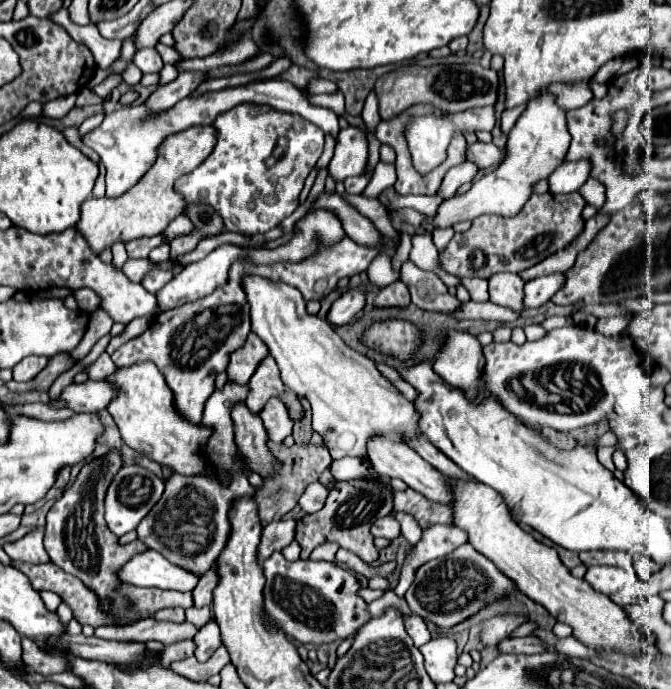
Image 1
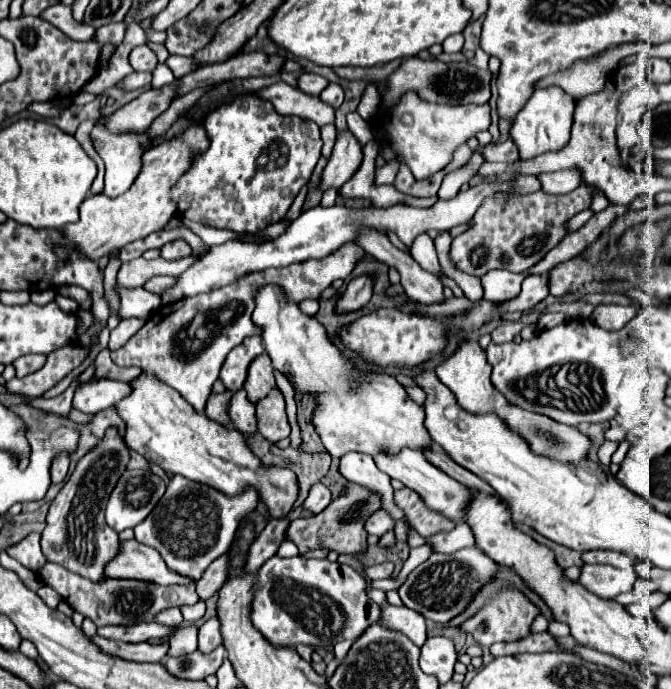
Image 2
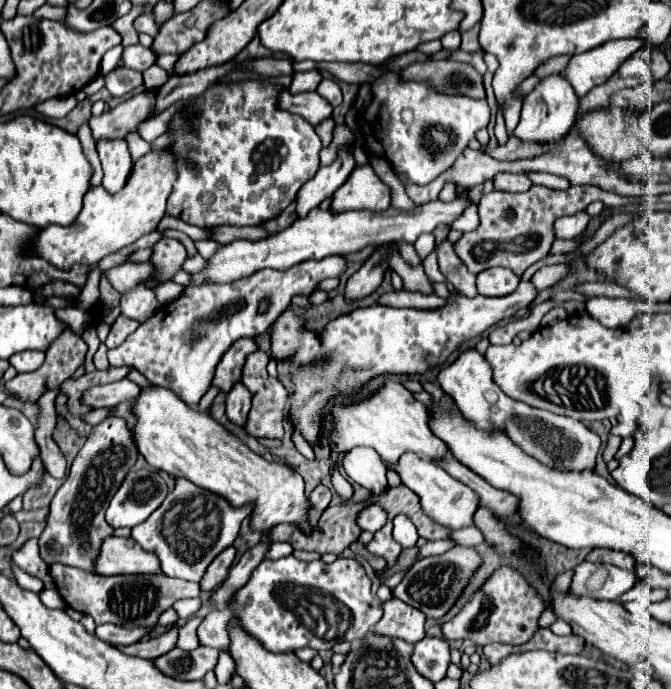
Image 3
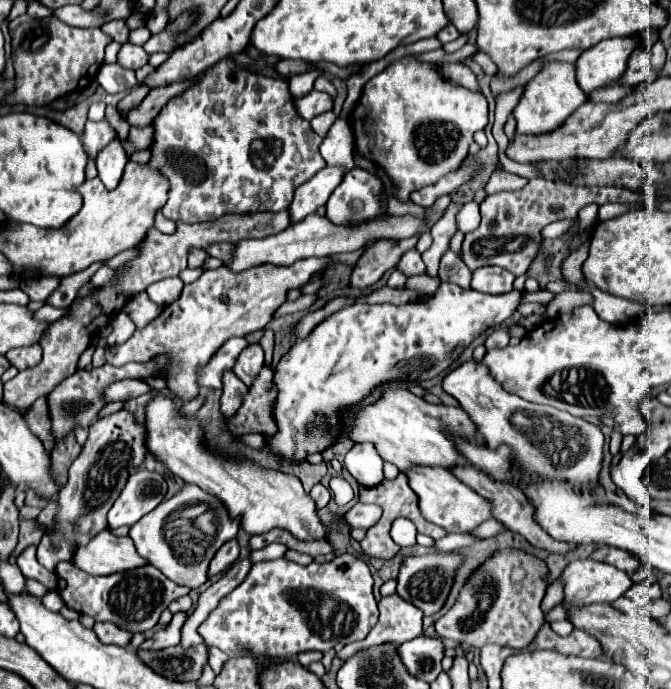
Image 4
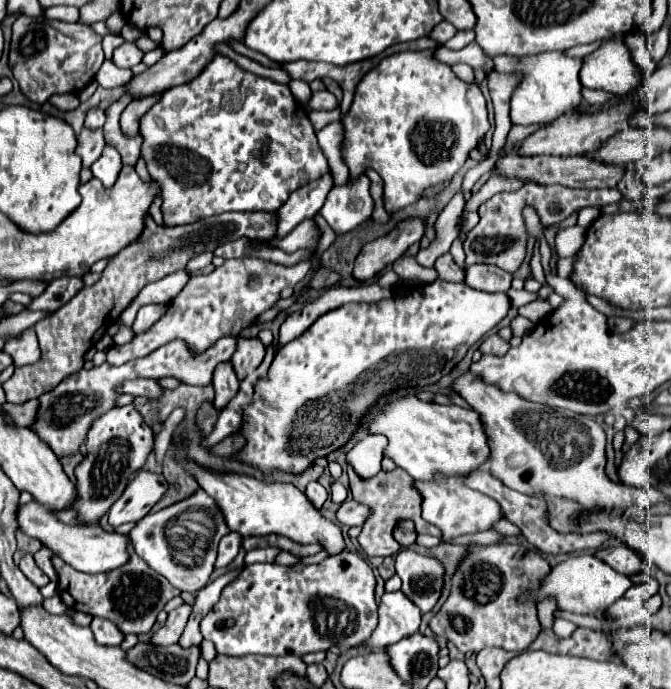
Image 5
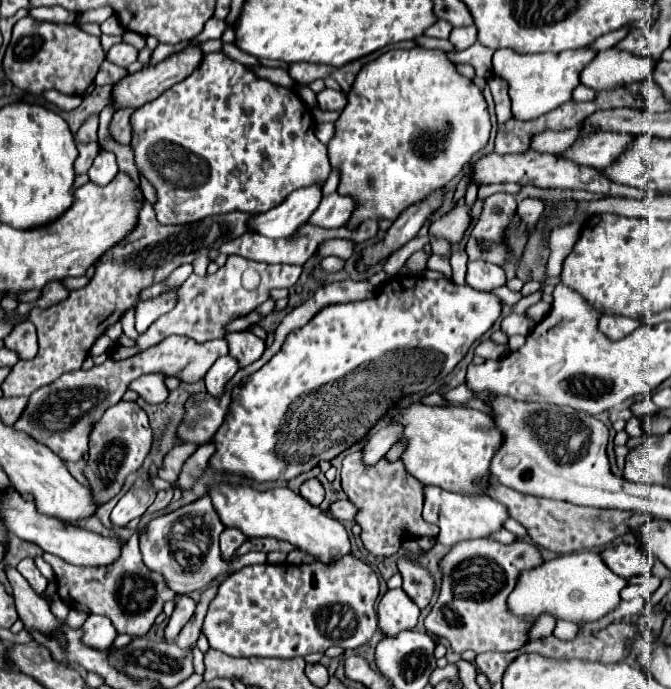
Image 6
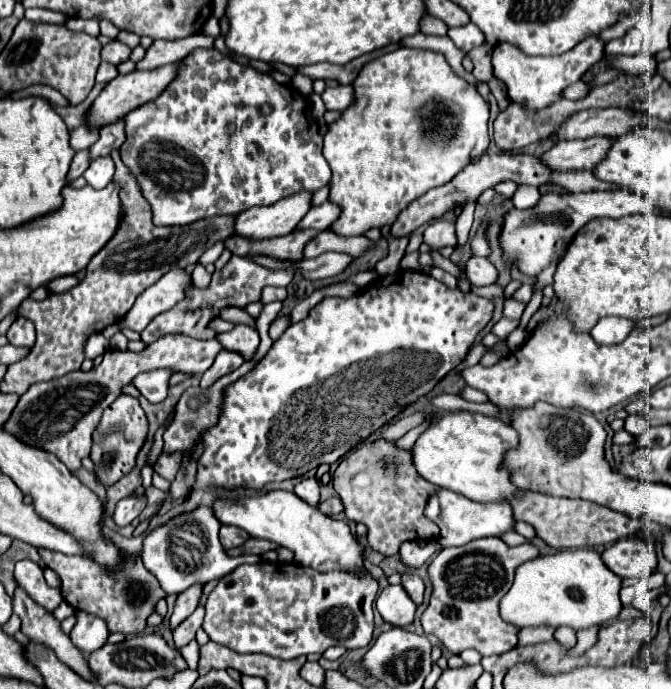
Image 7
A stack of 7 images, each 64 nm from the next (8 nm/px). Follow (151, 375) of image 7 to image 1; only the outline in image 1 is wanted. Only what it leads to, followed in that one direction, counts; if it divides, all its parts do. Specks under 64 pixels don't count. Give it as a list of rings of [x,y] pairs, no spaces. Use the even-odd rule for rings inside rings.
[[[86,380],[84,384],[70,384],[56,398],[66,404],[66,408],[74,412],[100,412],[108,406],[108,402],[116,396],[116,388],[106,380],[94,382]]]

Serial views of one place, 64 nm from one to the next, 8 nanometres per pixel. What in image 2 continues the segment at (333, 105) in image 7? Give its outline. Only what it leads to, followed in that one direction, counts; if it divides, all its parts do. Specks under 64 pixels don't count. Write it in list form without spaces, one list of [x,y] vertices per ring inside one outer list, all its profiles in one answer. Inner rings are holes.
[[[276,82],[272,86],[266,86],[256,92],[262,100],[268,100],[274,104],[276,112],[280,114],[294,114],[306,120],[316,122],[318,126],[334,124],[334,110],[318,100],[318,96],[304,94],[296,86],[290,86],[286,82]]]

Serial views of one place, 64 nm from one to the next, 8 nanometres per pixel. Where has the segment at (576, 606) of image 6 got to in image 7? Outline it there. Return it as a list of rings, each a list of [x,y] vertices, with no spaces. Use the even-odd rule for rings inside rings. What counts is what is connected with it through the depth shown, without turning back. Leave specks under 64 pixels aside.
[[[562,550],[524,562],[516,570],[516,580],[500,602],[500,614],[518,628],[550,624],[554,628],[570,626],[582,630],[594,624],[606,624],[620,614],[620,588],[622,578],[608,570],[596,550]]]

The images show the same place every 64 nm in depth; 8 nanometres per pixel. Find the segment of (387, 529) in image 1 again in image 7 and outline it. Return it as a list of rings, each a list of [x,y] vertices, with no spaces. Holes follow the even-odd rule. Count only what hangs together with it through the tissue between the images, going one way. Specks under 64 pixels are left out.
[[[334,496],[334,498],[326,500],[326,502],[320,502],[318,508],[328,516],[340,516],[344,512],[344,504],[342,504],[342,500],[338,496]]]

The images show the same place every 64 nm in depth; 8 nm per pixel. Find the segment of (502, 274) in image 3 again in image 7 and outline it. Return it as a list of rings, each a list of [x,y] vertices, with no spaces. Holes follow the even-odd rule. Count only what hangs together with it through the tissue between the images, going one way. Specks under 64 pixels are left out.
[[[472,256],[466,262],[466,276],[472,286],[490,286],[498,280],[498,270],[490,264],[488,258]]]

